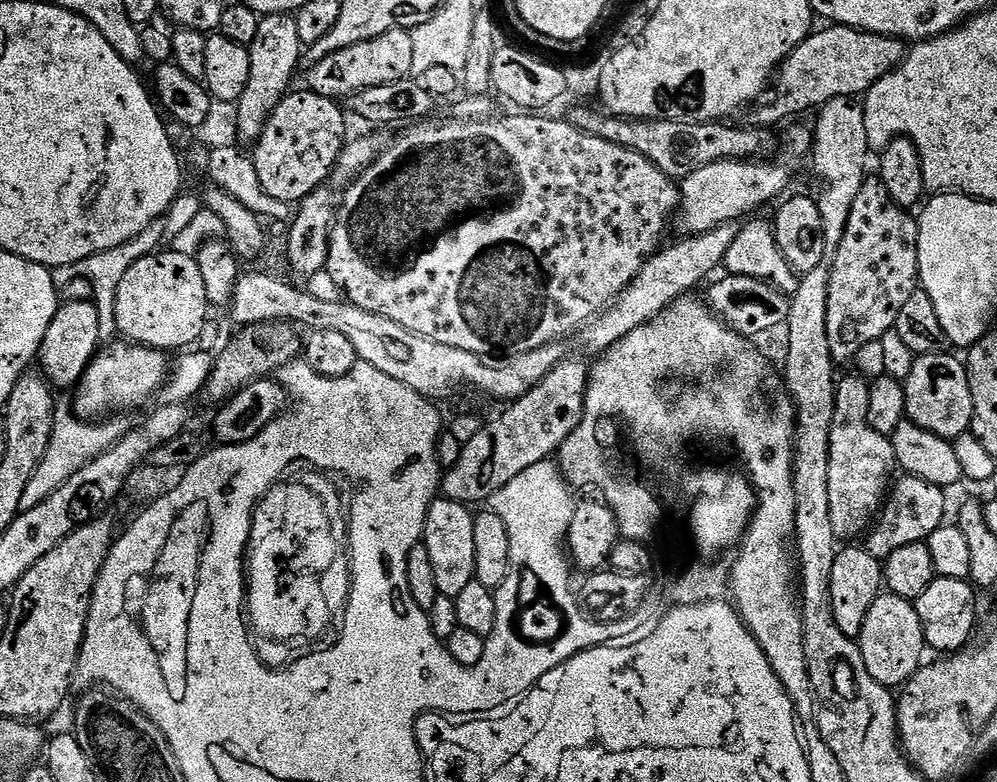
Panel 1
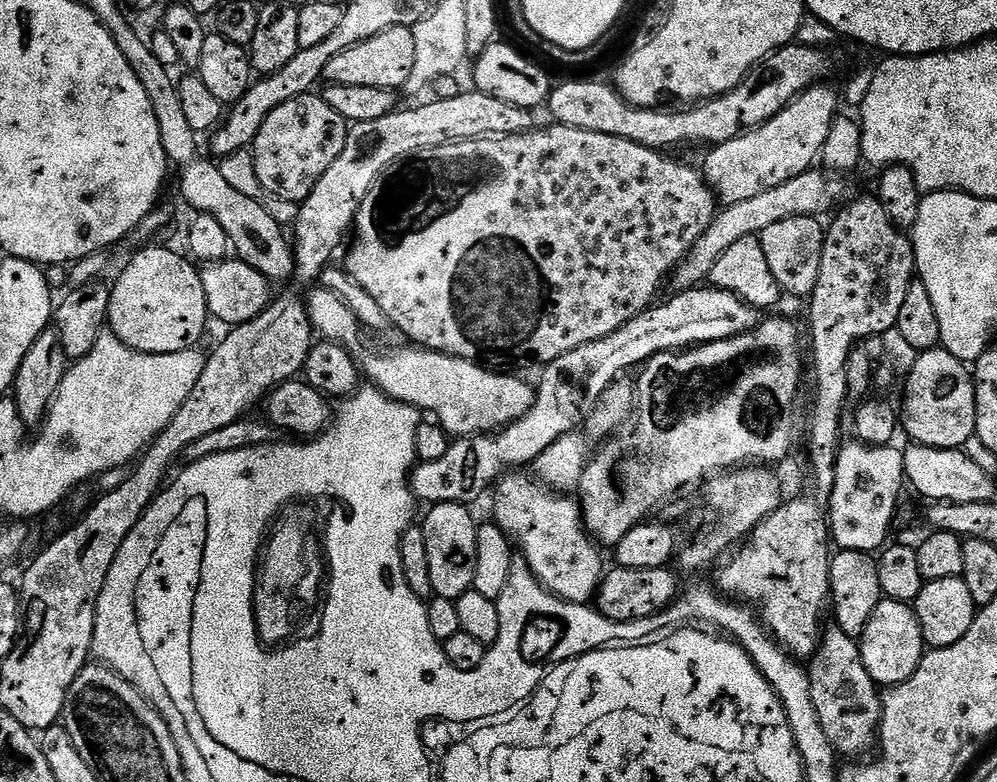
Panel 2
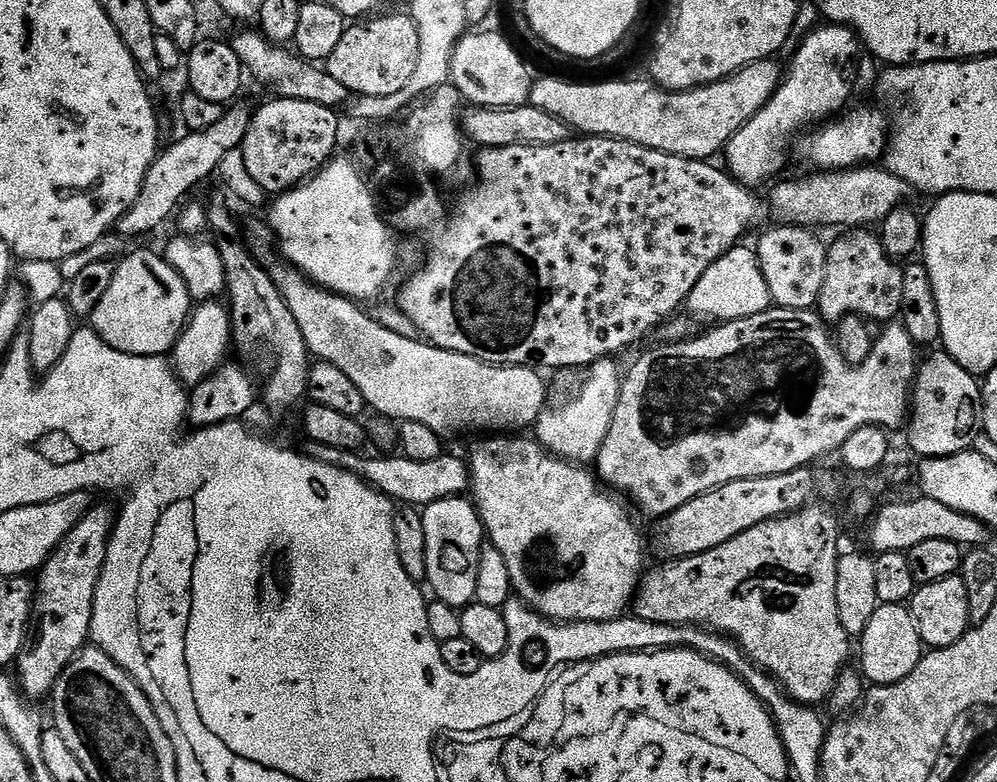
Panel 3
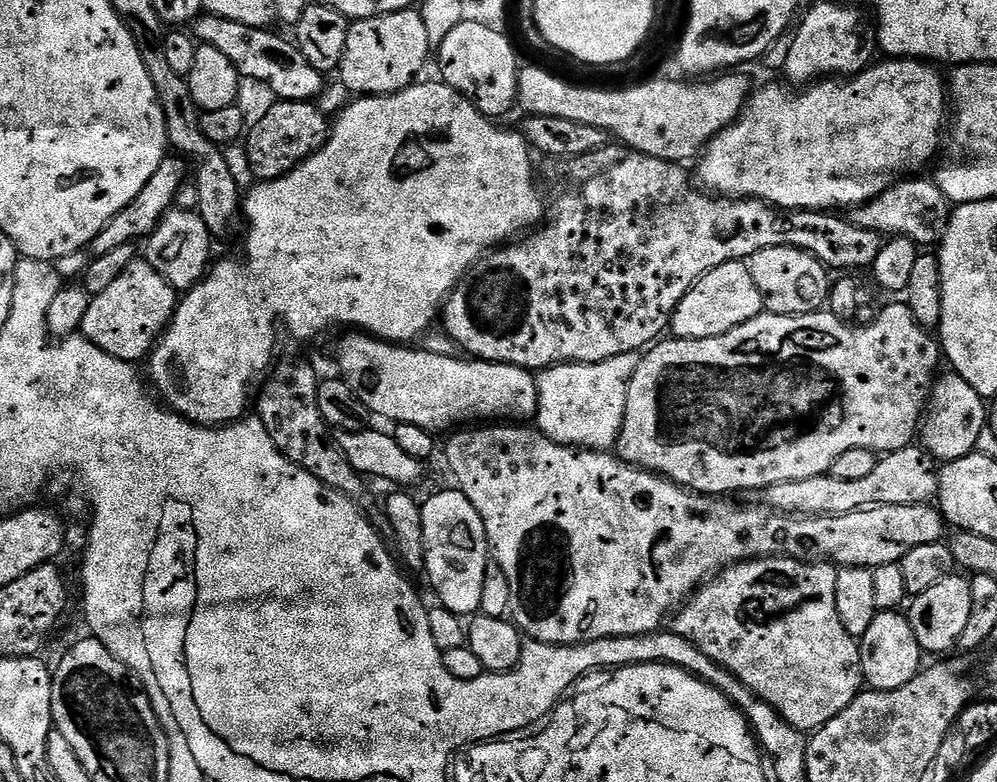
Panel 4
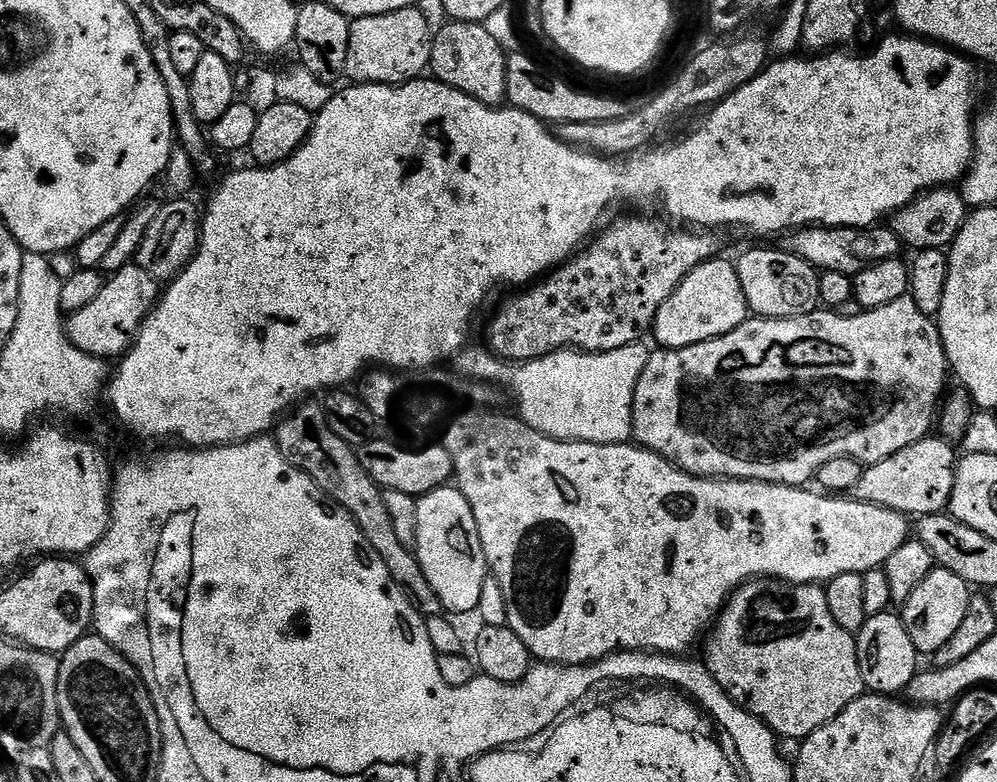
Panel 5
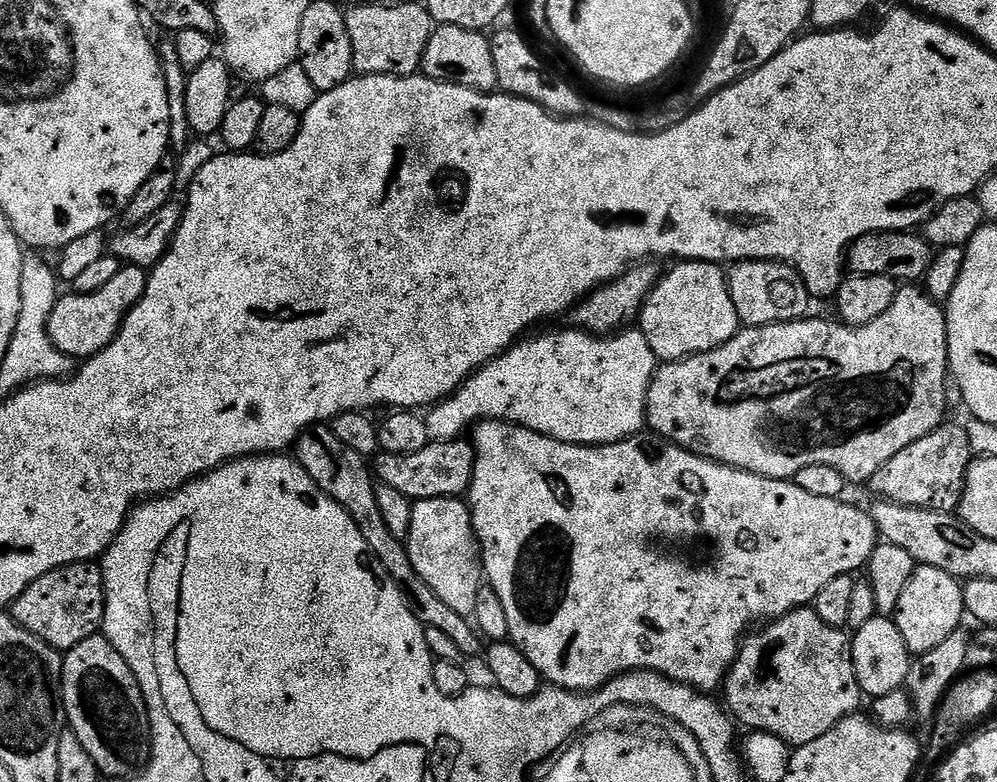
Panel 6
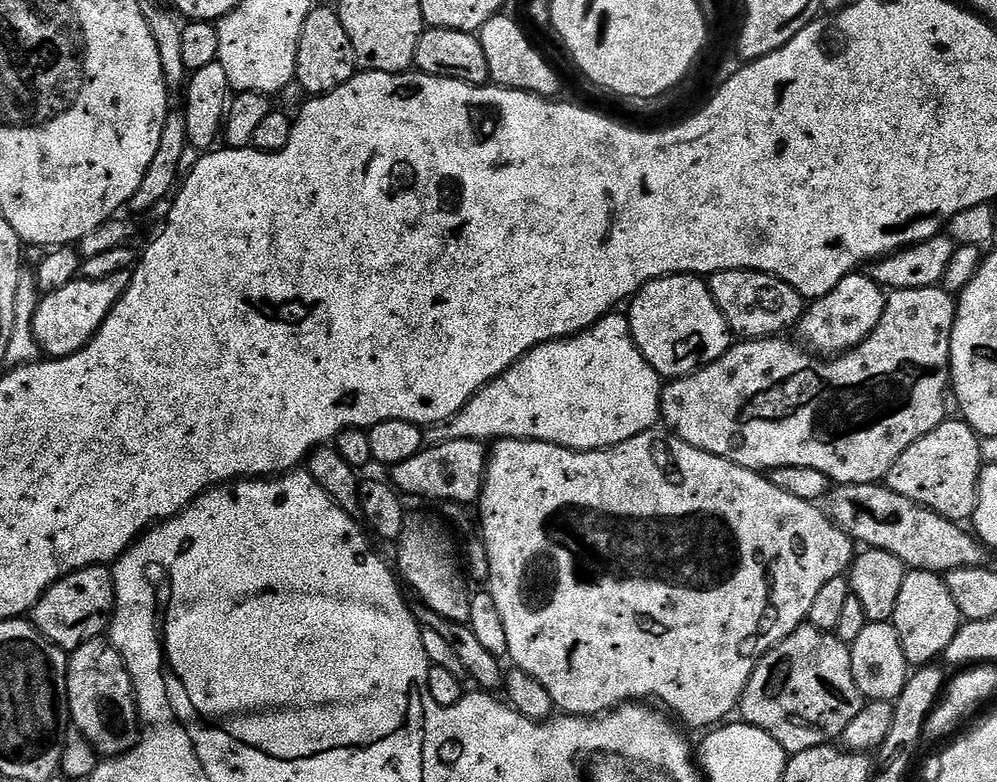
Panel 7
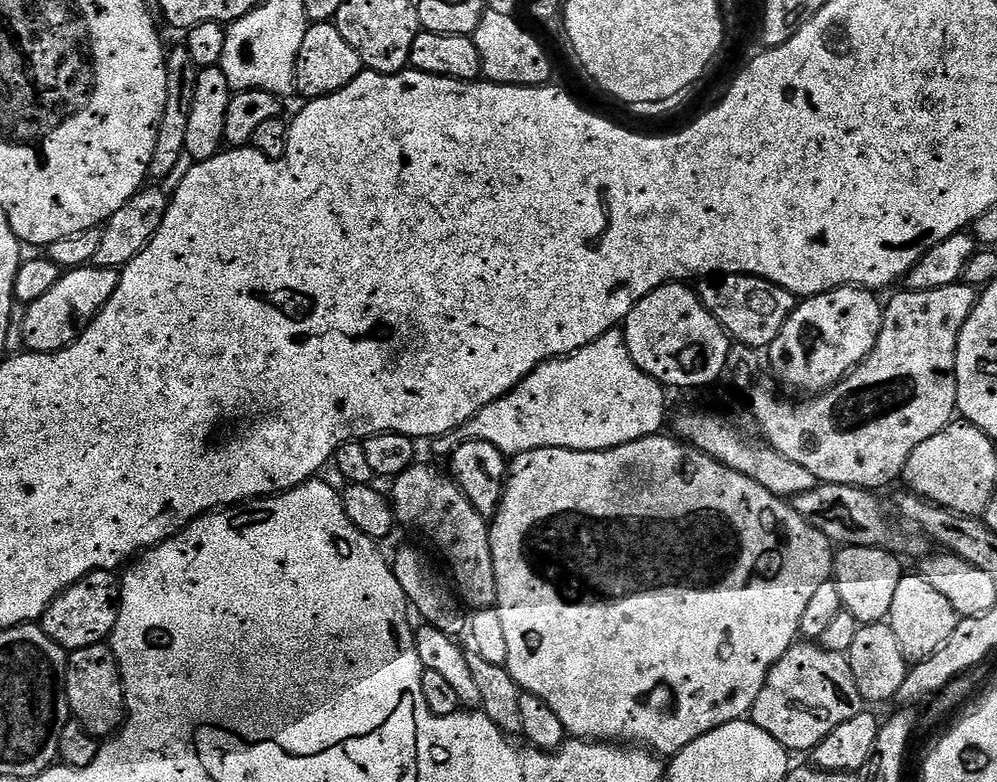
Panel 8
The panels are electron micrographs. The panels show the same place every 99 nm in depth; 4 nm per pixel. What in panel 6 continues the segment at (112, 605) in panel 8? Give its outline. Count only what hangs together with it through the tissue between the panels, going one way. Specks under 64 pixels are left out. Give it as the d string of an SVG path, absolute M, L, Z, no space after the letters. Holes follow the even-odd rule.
M99 563L67 564L65 568L42 574L12 603L10 614L30 634L57 650L67 650L86 642L104 627L106 594Z

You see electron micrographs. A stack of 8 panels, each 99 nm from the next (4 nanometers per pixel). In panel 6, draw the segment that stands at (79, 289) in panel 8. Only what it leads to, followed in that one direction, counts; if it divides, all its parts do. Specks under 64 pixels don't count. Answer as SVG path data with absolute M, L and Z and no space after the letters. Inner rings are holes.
M124 266L108 285L94 290L94 294L61 295L48 319L48 333L56 349L70 358L97 356L118 335L124 317L140 301L147 285L145 269Z

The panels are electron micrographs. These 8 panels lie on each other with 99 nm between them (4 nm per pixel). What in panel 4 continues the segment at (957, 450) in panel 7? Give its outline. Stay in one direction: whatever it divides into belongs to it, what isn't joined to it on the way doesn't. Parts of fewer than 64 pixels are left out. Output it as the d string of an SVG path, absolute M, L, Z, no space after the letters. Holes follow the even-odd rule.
M909 446L897 452L881 455L871 474L867 478L858 478L855 482L845 482L842 478L834 478L831 474L825 474L814 478L802 478L794 482L772 484L766 489L766 496L768 496L766 504L772 511L785 516L841 516L842 514L857 512L863 508L873 508L876 504L906 506L907 504L929 503L937 495L939 482L938 464L931 453L923 446Z

